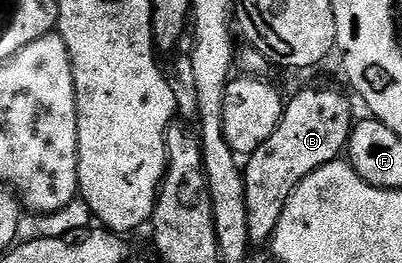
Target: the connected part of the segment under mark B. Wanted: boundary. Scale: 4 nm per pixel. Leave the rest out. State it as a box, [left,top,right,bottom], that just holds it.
[243,86,354,247]

